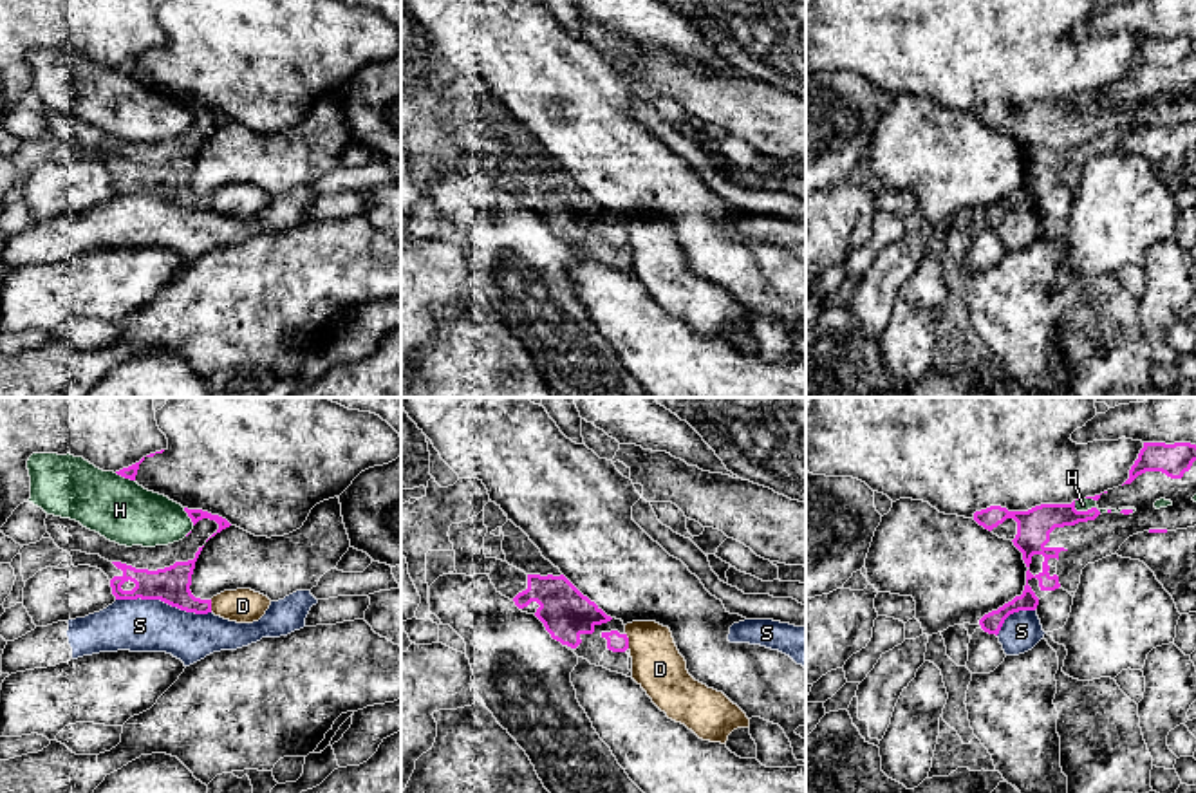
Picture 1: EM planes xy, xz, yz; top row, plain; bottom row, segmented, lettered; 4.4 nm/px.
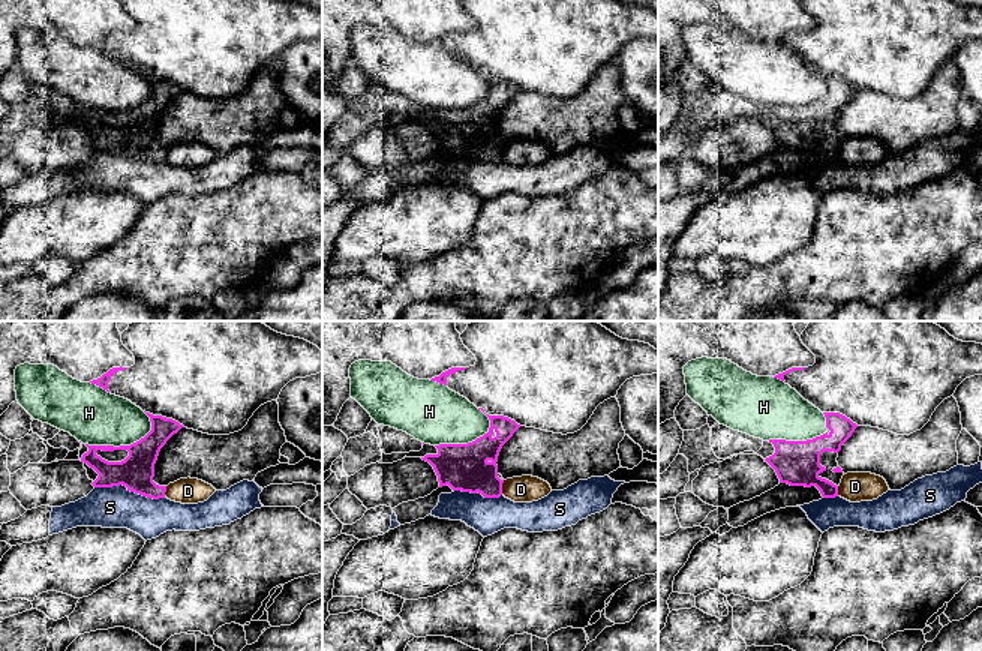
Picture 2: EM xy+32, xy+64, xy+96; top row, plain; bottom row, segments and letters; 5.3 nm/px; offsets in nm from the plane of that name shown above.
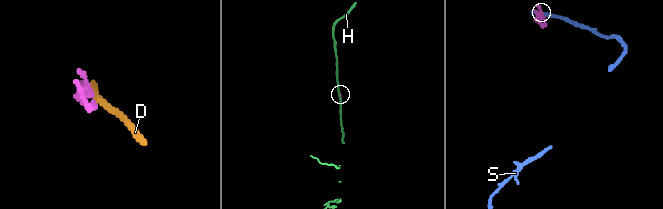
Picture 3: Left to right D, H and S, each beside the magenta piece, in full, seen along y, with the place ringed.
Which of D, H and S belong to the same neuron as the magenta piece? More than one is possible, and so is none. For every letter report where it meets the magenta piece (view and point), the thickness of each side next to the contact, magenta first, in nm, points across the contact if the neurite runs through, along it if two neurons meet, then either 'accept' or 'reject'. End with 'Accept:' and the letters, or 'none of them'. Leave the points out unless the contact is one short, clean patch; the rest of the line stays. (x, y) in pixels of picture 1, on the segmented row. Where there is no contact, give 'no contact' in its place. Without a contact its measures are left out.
D: contact xz (627, 640); calibres 90 and 220 nm; border xz (626, 633), (629, 647); reject
H: contact yz (1084, 512); calibres 160 and 60 nm; accept
S: contact xy (163, 600); calibres 160 and 240 nm; border xy (116, 598), (159, 598), (186, 611), (210, 613); reject
Accept: H

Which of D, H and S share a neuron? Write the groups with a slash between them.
D / H / S

